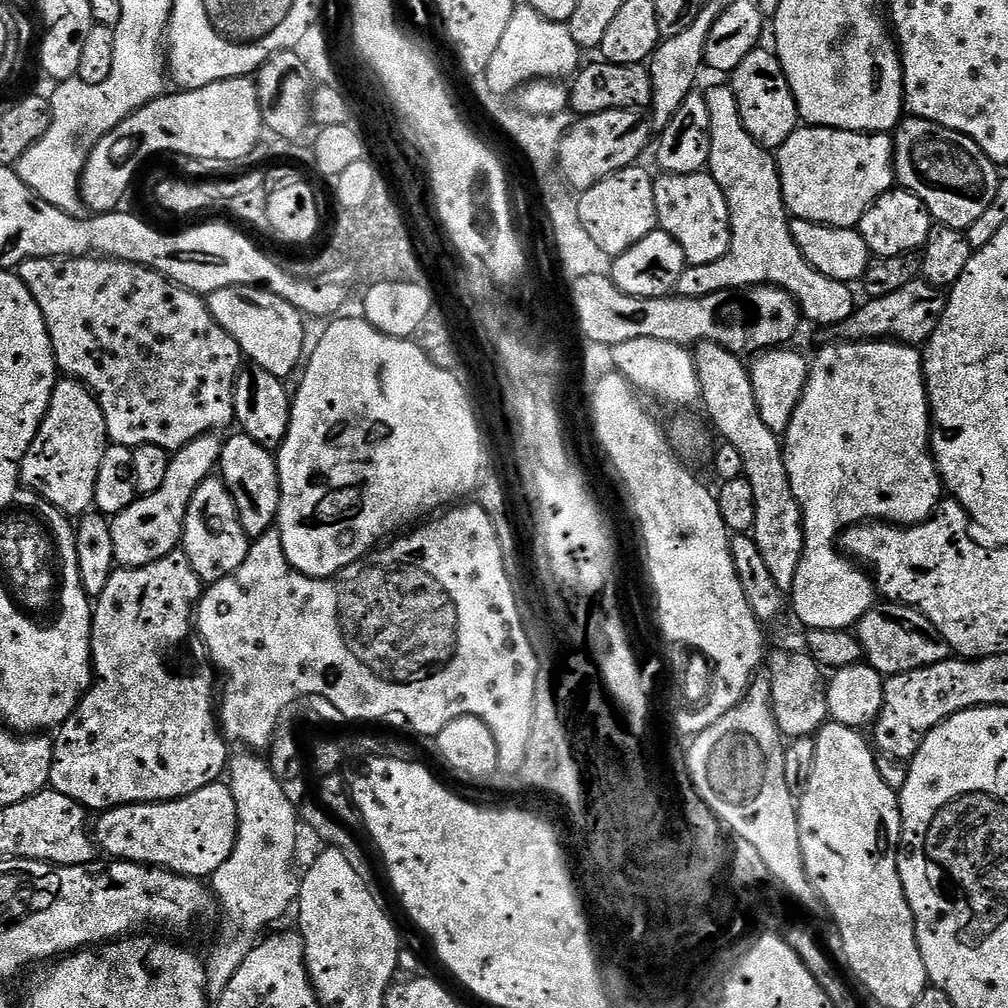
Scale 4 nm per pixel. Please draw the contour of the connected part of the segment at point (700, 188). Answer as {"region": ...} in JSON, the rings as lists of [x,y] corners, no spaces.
{"region":[[[707,171],[689,176],[661,175],[654,183],[654,206],[657,225],[678,242],[689,265],[706,266],[727,254],[732,237],[728,203]]]}

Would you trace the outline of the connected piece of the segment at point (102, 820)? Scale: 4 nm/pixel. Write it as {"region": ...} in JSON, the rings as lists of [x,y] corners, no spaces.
{"region":[[[217,782],[206,786],[202,790],[194,790],[194,794],[182,797],[181,800],[162,800],[154,804],[123,804],[117,808],[109,808],[101,811],[100,816],[94,820],[94,844],[97,849],[100,848],[105,852],[105,857],[114,860],[128,860],[131,864],[146,864],[150,868],[165,868],[167,872],[178,872],[181,876],[189,878],[208,878],[231,856],[231,851],[234,850],[236,827],[238,825],[238,816],[235,810],[234,798],[227,783]]]}

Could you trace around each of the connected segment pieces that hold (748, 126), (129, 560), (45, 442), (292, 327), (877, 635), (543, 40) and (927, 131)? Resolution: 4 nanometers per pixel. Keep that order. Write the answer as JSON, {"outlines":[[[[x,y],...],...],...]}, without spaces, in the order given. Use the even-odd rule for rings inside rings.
{"outlines":[[[[757,50],[746,54],[738,67],[730,73],[730,87],[738,102],[742,126],[761,148],[778,150],[794,134],[801,123],[796,99],[790,90],[790,82],[780,65],[775,51]]],[[[216,434],[200,436],[191,440],[184,448],[175,449],[170,466],[166,470],[166,482],[154,490],[154,494],[140,496],[126,510],[122,510],[117,516],[111,517],[112,525],[112,549],[116,555],[117,565],[125,568],[141,568],[150,562],[158,562],[166,558],[166,554],[177,551],[181,547],[184,534],[184,515],[190,506],[190,498],[194,498],[194,490],[202,486],[207,476],[217,471],[220,462],[220,449],[222,447],[221,437]]],[[[57,379],[44,421],[20,463],[23,487],[33,488],[46,503],[68,516],[83,516],[96,503],[98,470],[108,443],[104,415],[95,396],[78,380]]],[[[259,286],[214,290],[207,293],[206,303],[210,314],[220,323],[222,330],[226,330],[226,334],[230,334],[230,338],[234,338],[234,342],[238,342],[241,353],[247,359],[249,356],[253,360],[251,363],[257,369],[283,378],[301,367],[306,356],[306,348],[304,352],[304,323],[306,320],[297,308],[290,306],[288,302],[278,298],[273,292],[268,292]]],[[[884,602],[881,605],[881,608],[880,605],[873,606],[854,629],[863,659],[873,672],[887,678],[949,659],[948,645],[922,612],[907,608],[905,604]]],[[[521,6],[513,11],[510,26],[506,26],[506,34],[502,34],[502,42],[498,42],[498,50],[494,58],[490,58],[490,66],[486,66],[484,73],[493,93],[506,98],[532,80],[571,77],[581,67],[580,56],[582,50],[570,38],[567,23],[547,20],[532,8]]],[[[915,118],[901,119],[894,129],[894,176],[901,189],[913,192],[928,208],[933,221],[947,226],[967,230],[986,211],[986,206],[994,202],[1002,176],[998,174],[997,165],[977,146],[971,138],[944,128],[929,120]]]]}

